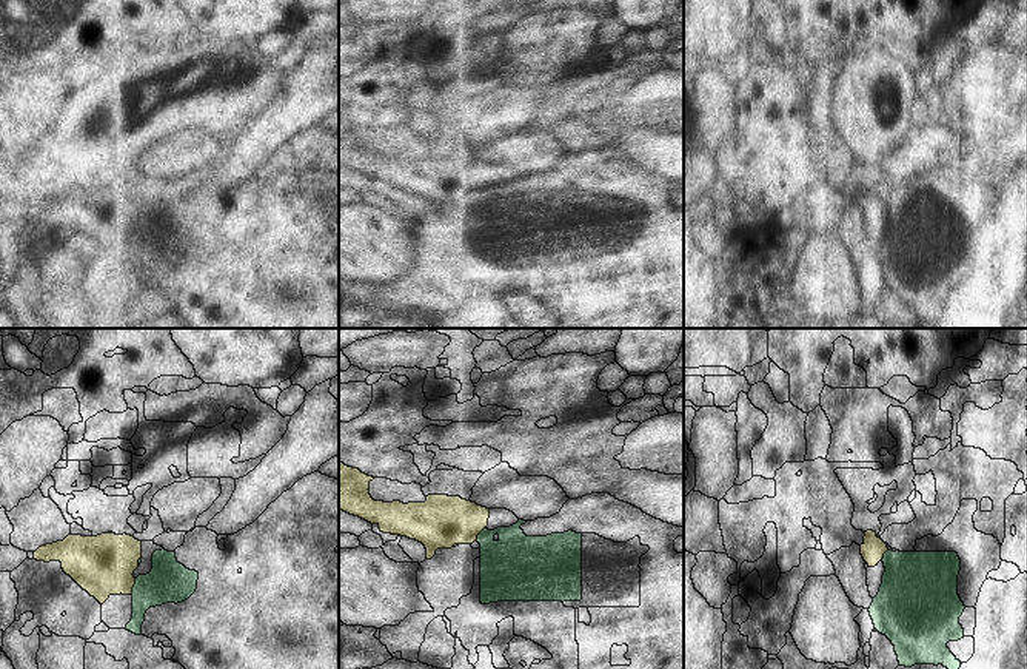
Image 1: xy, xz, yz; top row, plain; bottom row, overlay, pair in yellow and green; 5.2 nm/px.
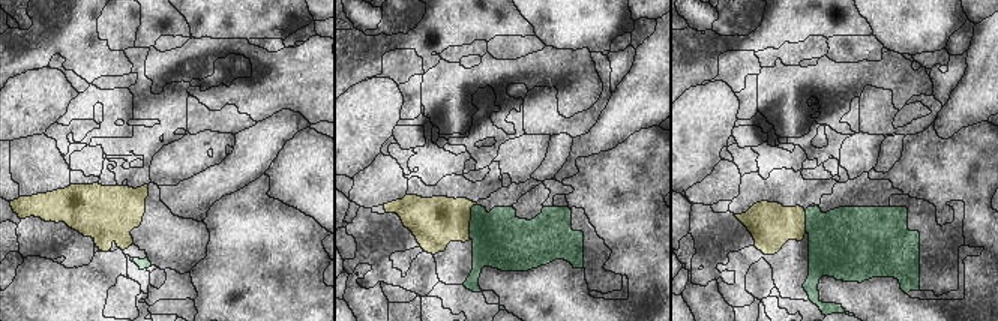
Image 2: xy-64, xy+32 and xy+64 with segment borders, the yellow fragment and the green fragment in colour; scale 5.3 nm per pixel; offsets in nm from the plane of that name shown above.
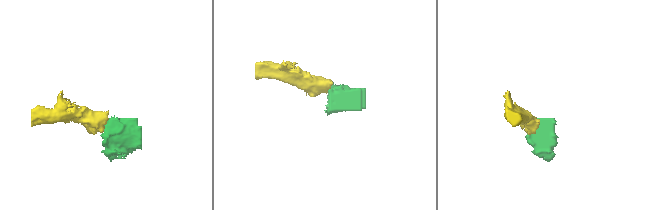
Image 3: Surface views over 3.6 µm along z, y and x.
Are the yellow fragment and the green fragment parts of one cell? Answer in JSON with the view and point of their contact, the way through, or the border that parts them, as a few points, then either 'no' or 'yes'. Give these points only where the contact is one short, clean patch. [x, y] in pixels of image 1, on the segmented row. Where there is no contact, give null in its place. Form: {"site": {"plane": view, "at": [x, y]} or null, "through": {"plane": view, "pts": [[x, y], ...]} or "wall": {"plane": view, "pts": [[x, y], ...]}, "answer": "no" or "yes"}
{"site": {"plane": "xy", "at": [133, 586]}, "wall": {"plane": "xy", "pts": [[136, 578], [131, 594]]}, "answer": "no"}

